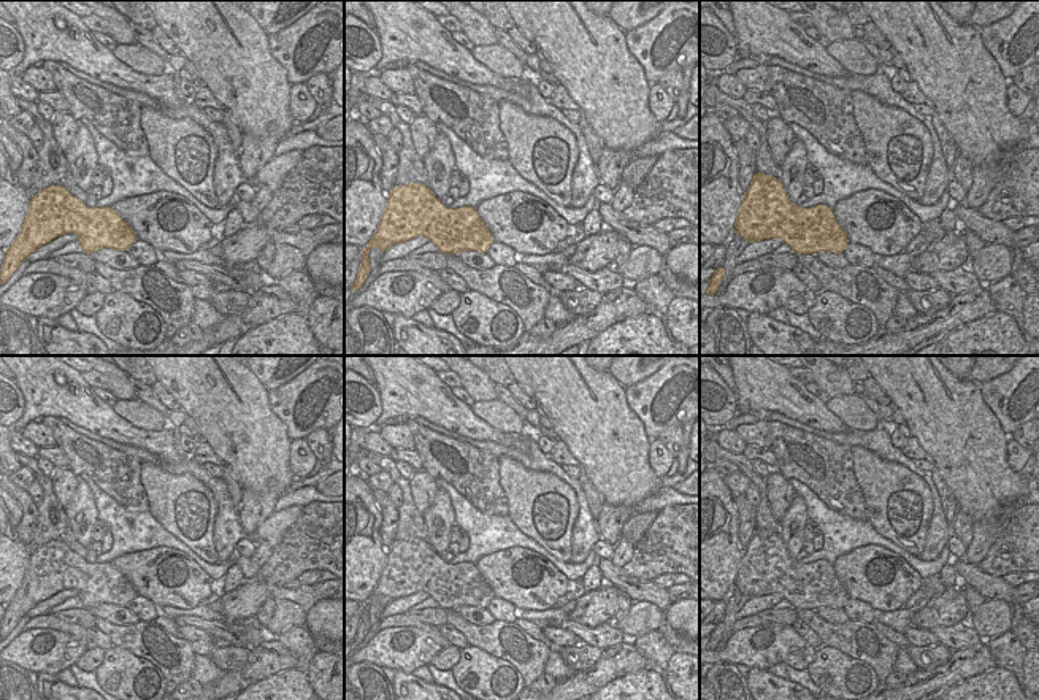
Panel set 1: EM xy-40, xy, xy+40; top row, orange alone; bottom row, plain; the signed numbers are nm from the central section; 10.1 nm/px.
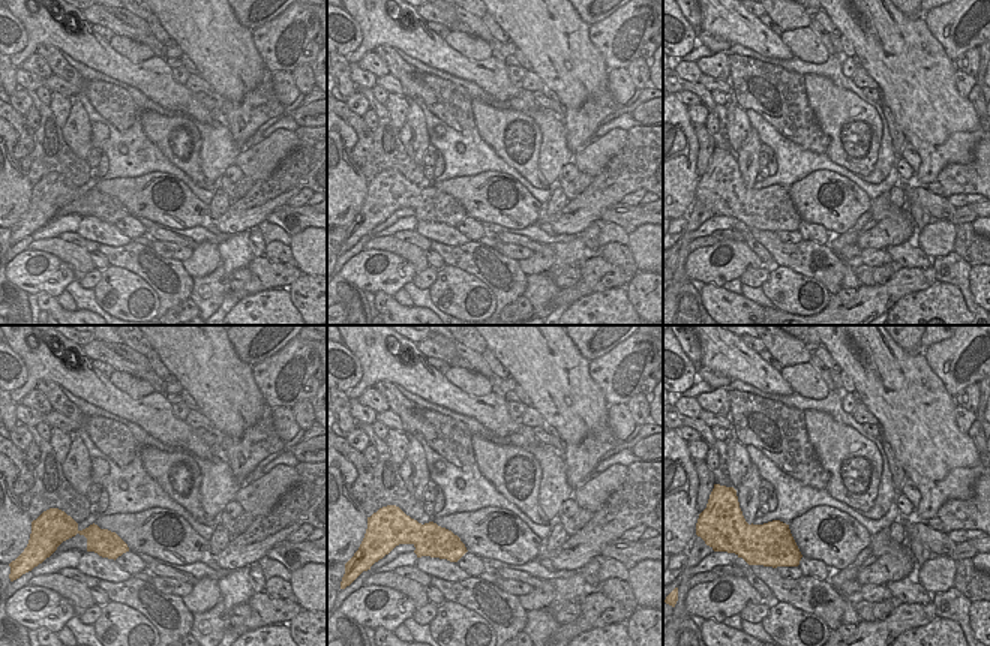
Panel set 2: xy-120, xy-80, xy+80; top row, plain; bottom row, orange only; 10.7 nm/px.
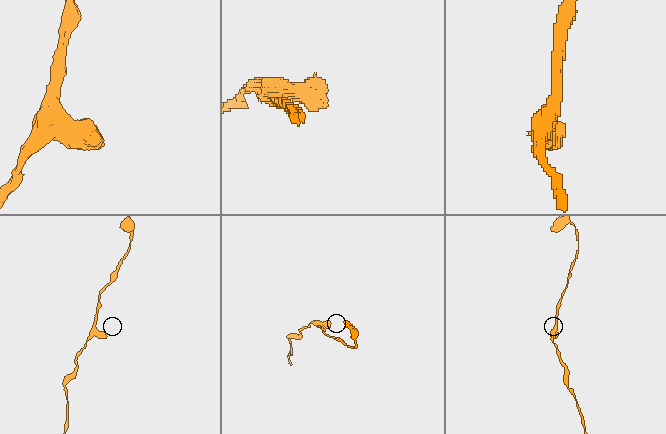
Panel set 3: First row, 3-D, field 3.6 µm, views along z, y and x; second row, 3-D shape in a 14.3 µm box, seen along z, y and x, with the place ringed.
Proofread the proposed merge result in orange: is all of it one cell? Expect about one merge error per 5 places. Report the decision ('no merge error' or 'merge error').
no merge error

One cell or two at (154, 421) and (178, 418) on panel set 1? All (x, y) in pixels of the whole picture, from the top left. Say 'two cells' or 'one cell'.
two cells

